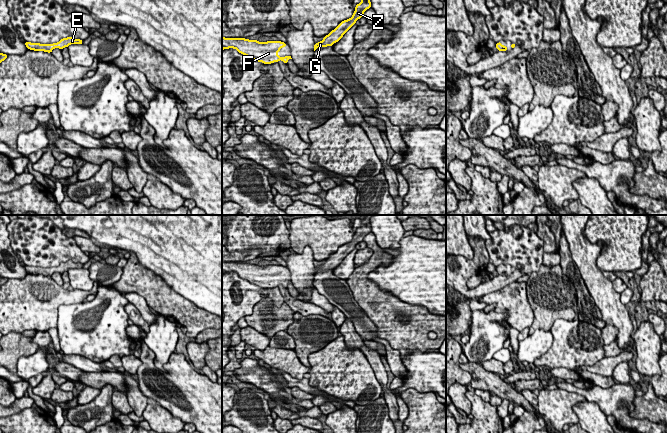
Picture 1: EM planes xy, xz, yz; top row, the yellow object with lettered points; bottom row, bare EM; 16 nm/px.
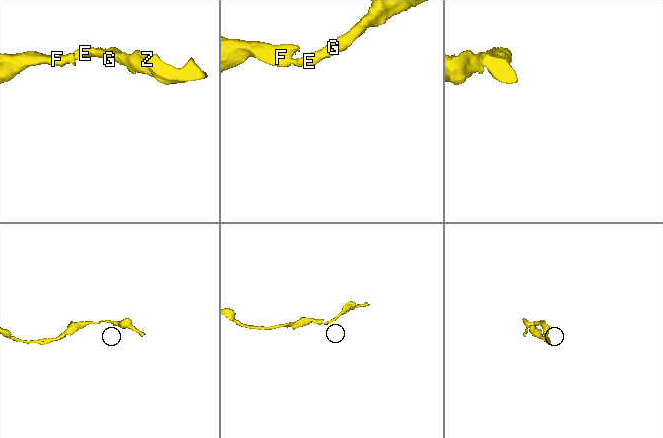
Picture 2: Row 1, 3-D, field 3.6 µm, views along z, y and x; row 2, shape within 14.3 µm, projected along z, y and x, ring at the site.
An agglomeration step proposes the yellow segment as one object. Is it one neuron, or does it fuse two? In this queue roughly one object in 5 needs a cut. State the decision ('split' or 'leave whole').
leave whole

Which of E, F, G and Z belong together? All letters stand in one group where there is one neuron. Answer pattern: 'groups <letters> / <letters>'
groups E F G Z

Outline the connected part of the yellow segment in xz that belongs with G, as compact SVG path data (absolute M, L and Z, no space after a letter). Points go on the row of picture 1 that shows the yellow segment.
M361 0L359 4L356 4L353 16L347 20L342 21L334 30L332 30L328 35L324 36L322 41L315 43L314 51L318 47L333 46L333 44L338 42L358 19L363 17L364 12L369 8L371 8L370 0Z

